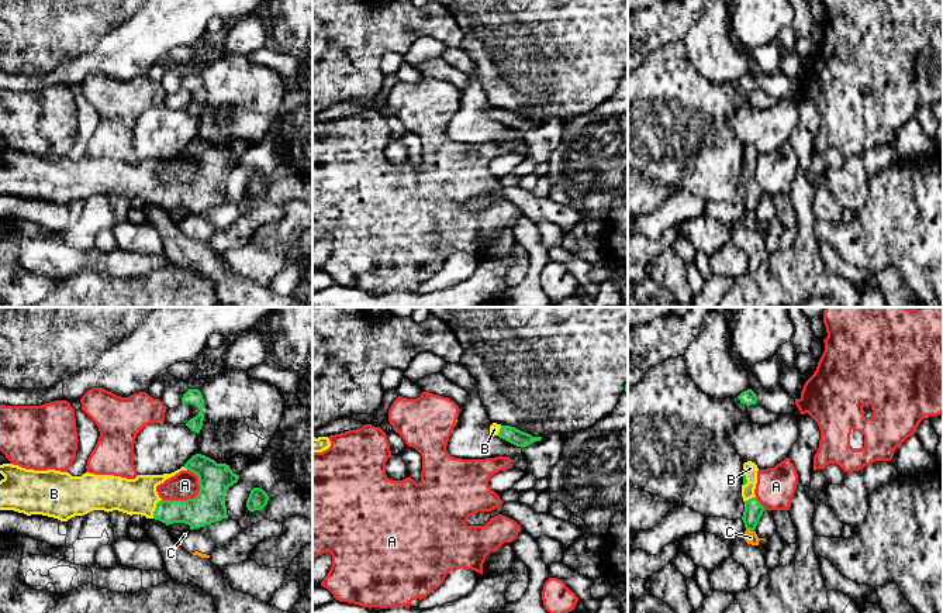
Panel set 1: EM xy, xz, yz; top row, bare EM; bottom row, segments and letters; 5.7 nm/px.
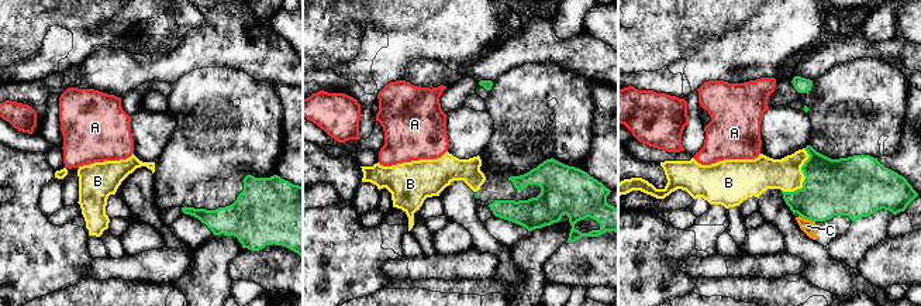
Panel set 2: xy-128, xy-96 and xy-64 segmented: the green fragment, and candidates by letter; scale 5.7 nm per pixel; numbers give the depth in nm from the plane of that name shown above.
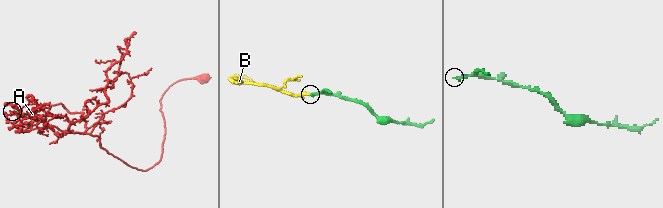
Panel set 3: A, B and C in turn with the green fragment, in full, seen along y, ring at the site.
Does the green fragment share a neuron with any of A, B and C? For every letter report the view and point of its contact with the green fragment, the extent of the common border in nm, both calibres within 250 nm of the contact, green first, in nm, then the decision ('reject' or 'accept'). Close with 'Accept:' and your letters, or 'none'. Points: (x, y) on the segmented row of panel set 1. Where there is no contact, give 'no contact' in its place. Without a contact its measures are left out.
A: contact xy (187, 499); length 260 nm; calibres 190 and 160 nm; reject
B: contact xy (155, 509); length 120 nm; calibres 170 and 200 nm; accept
C: contact yz (750, 530); length 50 nm; calibres 110 and 80 nm; reject
Accept: B

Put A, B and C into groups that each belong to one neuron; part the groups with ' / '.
A / B / C

